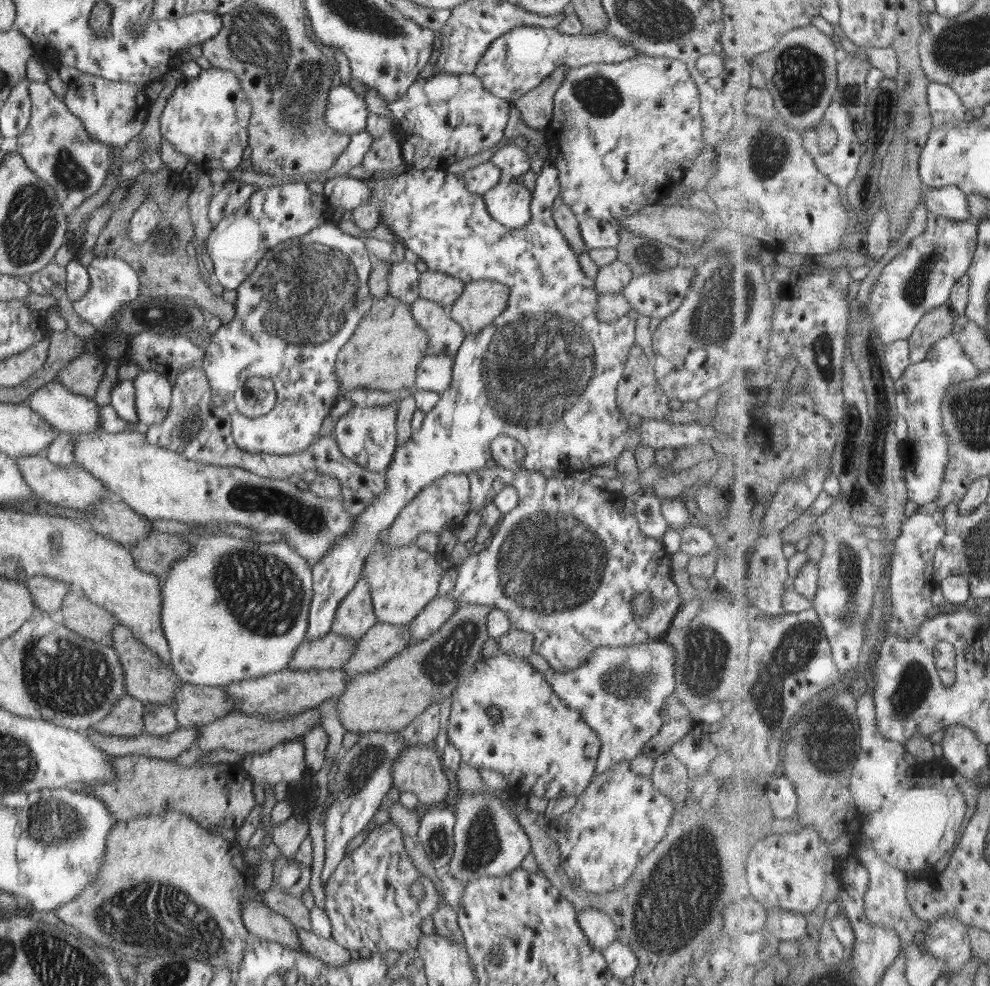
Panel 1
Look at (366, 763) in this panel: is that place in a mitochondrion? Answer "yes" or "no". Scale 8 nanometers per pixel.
yes

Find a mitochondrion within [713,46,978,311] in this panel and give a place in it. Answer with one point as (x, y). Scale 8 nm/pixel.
(769, 152)

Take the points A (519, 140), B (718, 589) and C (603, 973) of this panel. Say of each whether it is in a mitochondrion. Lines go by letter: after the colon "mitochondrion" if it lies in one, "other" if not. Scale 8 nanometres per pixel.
A: other
B: other
C: other

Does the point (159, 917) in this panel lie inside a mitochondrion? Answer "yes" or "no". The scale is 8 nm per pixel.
yes

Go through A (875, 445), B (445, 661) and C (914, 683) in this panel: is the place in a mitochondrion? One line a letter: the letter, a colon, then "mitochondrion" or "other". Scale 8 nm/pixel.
A: mitochondrion
B: mitochondrion
C: mitochondrion

